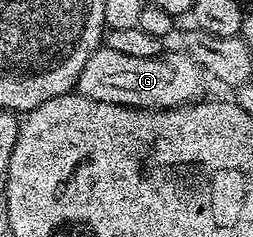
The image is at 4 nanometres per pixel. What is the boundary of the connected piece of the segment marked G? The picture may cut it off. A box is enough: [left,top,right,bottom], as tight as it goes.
[76,47,206,109]

